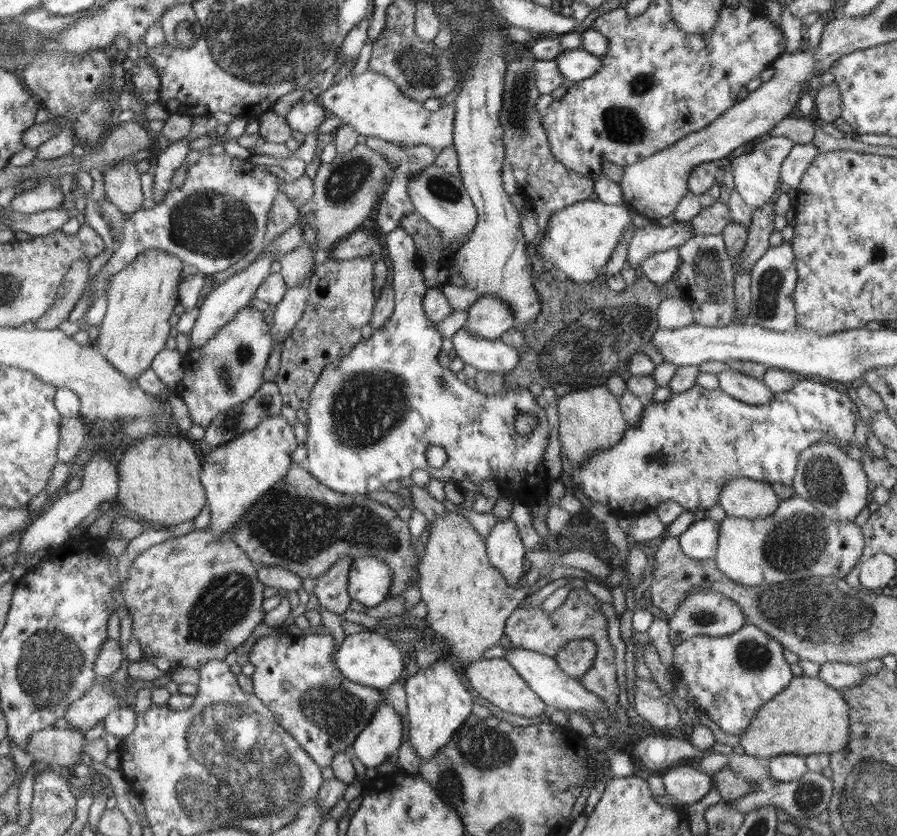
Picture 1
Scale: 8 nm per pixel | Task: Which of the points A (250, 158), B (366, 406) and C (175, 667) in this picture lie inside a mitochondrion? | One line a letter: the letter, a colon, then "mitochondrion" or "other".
A: other
B: mitochondrion
C: other

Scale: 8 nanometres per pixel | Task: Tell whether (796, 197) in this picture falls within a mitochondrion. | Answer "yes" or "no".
no

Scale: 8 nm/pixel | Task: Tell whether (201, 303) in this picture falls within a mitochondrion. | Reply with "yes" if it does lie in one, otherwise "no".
no

